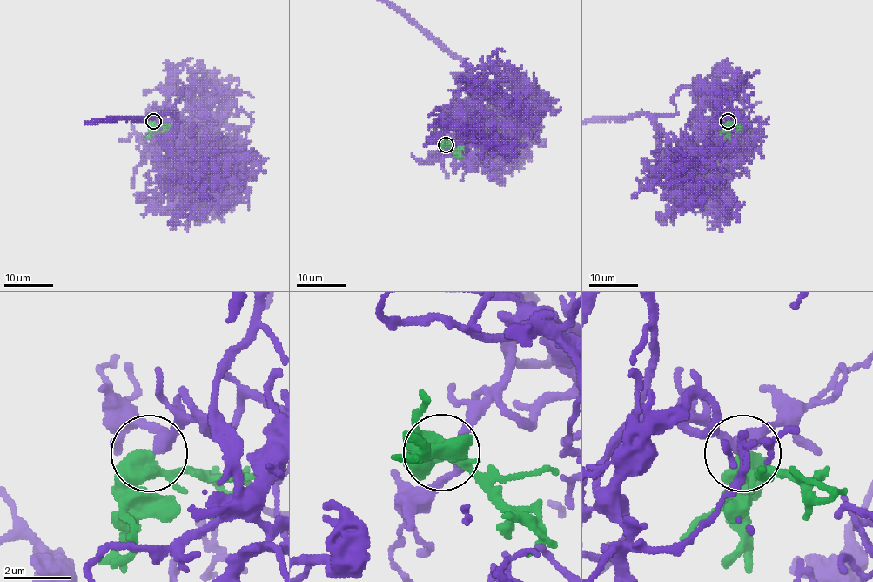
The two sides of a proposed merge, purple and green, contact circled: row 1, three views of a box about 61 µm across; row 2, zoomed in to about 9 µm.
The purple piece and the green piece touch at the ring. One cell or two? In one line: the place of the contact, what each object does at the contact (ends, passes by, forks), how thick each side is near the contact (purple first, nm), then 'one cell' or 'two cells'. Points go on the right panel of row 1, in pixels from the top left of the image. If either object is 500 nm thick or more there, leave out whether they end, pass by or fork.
place (728, 121); purple passes by; green forks; calibres 340 and 380 nm; one cell

